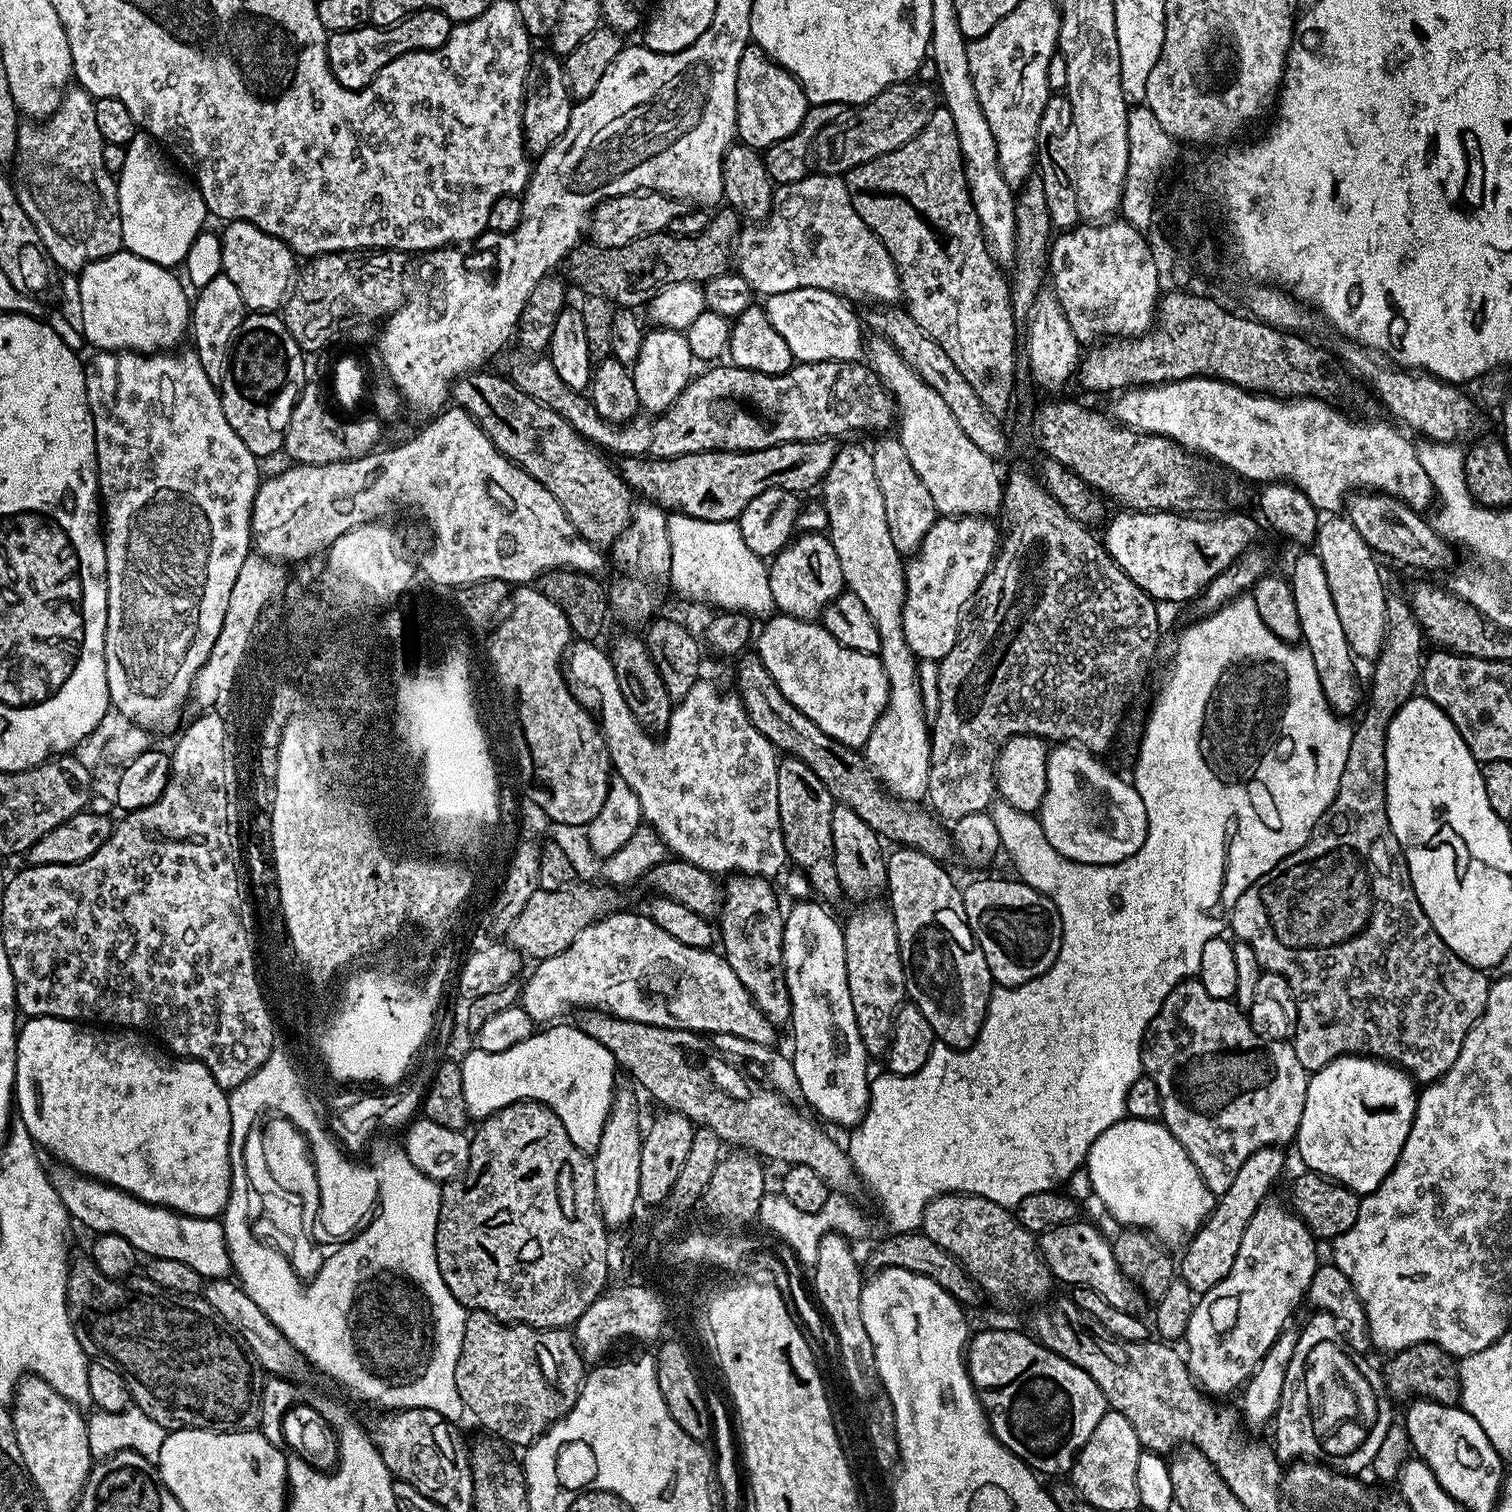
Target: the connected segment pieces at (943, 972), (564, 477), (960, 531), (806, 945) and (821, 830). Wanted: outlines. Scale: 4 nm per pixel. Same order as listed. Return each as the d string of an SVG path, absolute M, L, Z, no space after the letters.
M900 846L895 851L893 856L891 853L887 857L886 903L892 909L894 926L898 930L907 999L916 1004L918 1010L922 1010L922 1015L925 1016L926 1022L930 1022L939 1043L949 1044L952 1048L968 1048L980 1037L994 981L990 966L986 966L986 954L976 944L968 925L964 893L961 885L958 886L952 881L951 874L944 869L945 865L941 861L922 854L917 848Z
M477 370L460 377L452 385L451 399L471 414L473 420L479 424L490 438L490 442L494 442L494 446L503 456L507 456L512 463L518 464L521 470L534 477L542 486L546 486L550 494L554 494L554 498L562 506L562 510L568 515L570 522L582 538L597 546L615 544L616 537L622 535L626 526L632 521L634 507L634 496L628 485L624 483L624 477L613 465L612 468L608 465L609 457L600 448L593 446L575 432L574 426L566 418L560 417L554 410L528 397L504 374L488 371Z
M940 516L926 534L924 541L920 543L920 547L907 561L904 570L906 594L902 610L902 630L906 634L906 642L910 650L920 660L938 662L946 658L950 650L954 650L956 639L960 636L962 617L970 601L975 597L976 591L979 590L980 583L992 568L992 563L996 560L997 551L1002 543L1001 533L996 533L996 528L992 523L991 519L979 516Z
M808 902L793 903L796 905L787 909L784 918L784 977L792 1003L790 1029L793 1032L793 1052L790 1052L790 1059L798 1078L799 1095L804 1096L805 1102L809 1104L807 1107L821 1121L829 1120L832 1124L841 1124L845 1130L851 1130L860 1123L868 1108L870 1057L854 1018L854 1002L850 1002L850 986L846 982L844 929L841 921L836 921L824 909L827 907L823 903L804 903Z
M785 755L778 766L778 814L782 822L784 845L788 851L788 860L808 879L811 891L817 892L819 899L841 899L844 896L838 882L838 870L834 870L834 838L830 827L833 798L830 790L822 786L822 778L814 774L806 762L797 756Z

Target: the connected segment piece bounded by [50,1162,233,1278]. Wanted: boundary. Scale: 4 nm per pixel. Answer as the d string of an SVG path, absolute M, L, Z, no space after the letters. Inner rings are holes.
M56 1162L56 1163L53 1163L53 1165L54 1165L53 1168L50 1168L50 1179L51 1179L52 1185L54 1186L54 1190L58 1190L58 1198L62 1198L62 1206L66 1206L66 1210L68 1211L69 1217L71 1217L71 1219L73 1221L75 1221L75 1223L77 1220L77 1222L80 1223L82 1227L89 1228L89 1230L92 1231L92 1234L118 1234L122 1238L126 1238L126 1242L130 1242L130 1246L134 1246L136 1248L137 1253L139 1253L139 1255L141 1257L144 1257L144 1258L174 1258L174 1262L186 1262L186 1266L190 1266L190 1270L194 1270L197 1274L199 1274L199 1276L201 1278L224 1278L224 1277L227 1277L229 1275L229 1273L231 1273L233 1271L232 1253L229 1252L229 1250L228 1250L228 1238L226 1235L226 1229L225 1229L223 1223L221 1223L221 1221L219 1219L209 1218L206 1216L186 1216L186 1215L184 1215L183 1212L173 1212L171 1208L162 1208L162 1207L160 1207L159 1204L147 1204L147 1202L145 1202L145 1200L140 1200L136 1196L131 1196L131 1194L129 1194L129 1192L123 1192L120 1188L116 1188L112 1184L103 1184L100 1180L92 1179L91 1176L84 1176L81 1172L75 1172L75 1170L68 1167L67 1164L62 1164L62 1163Z

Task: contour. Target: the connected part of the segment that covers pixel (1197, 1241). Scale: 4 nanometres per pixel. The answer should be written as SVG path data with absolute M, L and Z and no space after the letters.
M1273 1146L1250 1154L1250 1158L1242 1162L1238 1174L1234 1174L1230 1190L1219 1193L1216 1207L1204 1219L1203 1226L1192 1239L1187 1241L1183 1249L1184 1257L1178 1260L1178 1276L1191 1286L1193 1293L1208 1292L1230 1274L1230 1266L1234 1266L1234 1258L1238 1258L1238 1246L1242 1246L1242 1234L1250 1218L1254 1218L1260 1205L1265 1203L1267 1196L1264 1195L1275 1186L1276 1179L1284 1172L1284 1151L1283 1147Z

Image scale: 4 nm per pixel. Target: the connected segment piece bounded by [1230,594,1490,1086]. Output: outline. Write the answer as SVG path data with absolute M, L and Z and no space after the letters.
M1389 595L1386 602L1386 634L1384 635L1384 645L1380 647L1380 655L1374 661L1376 669L1372 672L1372 693L1369 696L1367 693L1366 707L1363 709L1363 712L1365 711L1364 717L1361 718L1360 725L1355 725L1352 728L1350 754L1346 754L1346 770L1342 770L1342 778L1336 791L1336 797L1330 802L1330 806L1314 826L1311 840L1302 845L1294 854L1282 858L1282 862L1278 862L1278 866L1274 866L1274 870L1262 874L1262 878L1258 878L1258 882L1250 885L1242 894L1242 898L1238 898L1238 902L1230 913L1230 932L1232 928L1233 937L1256 949L1256 957L1263 971L1277 972L1288 980L1292 996L1296 999L1296 1031L1291 1037L1290 1043L1294 1054L1298 1054L1298 1062L1302 1062L1302 1066L1310 1074L1322 1070L1339 1056L1370 1056L1383 1058L1385 1061L1403 1068L1413 1081L1427 1086L1433 1080L1444 1076L1446 1070L1450 1070L1450 1066L1454 1066L1454 1058L1458 1058L1466 1034L1472 1029L1477 1018L1484 1013L1486 1006L1490 987L1489 977L1484 977L1487 975L1481 969L1468 964L1462 958L1458 958L1458 954L1450 951L1446 942L1442 942L1442 938L1434 930L1430 918L1426 918L1426 914L1412 889L1404 851L1398 838L1394 838L1394 834L1390 830L1390 822L1386 814L1386 734L1384 729L1388 727L1394 714L1398 714L1401 706L1407 700L1412 699L1421 683L1422 669L1426 659L1424 644L1426 645L1426 637L1423 630L1420 629L1420 624L1416 621L1409 597L1407 595Z

